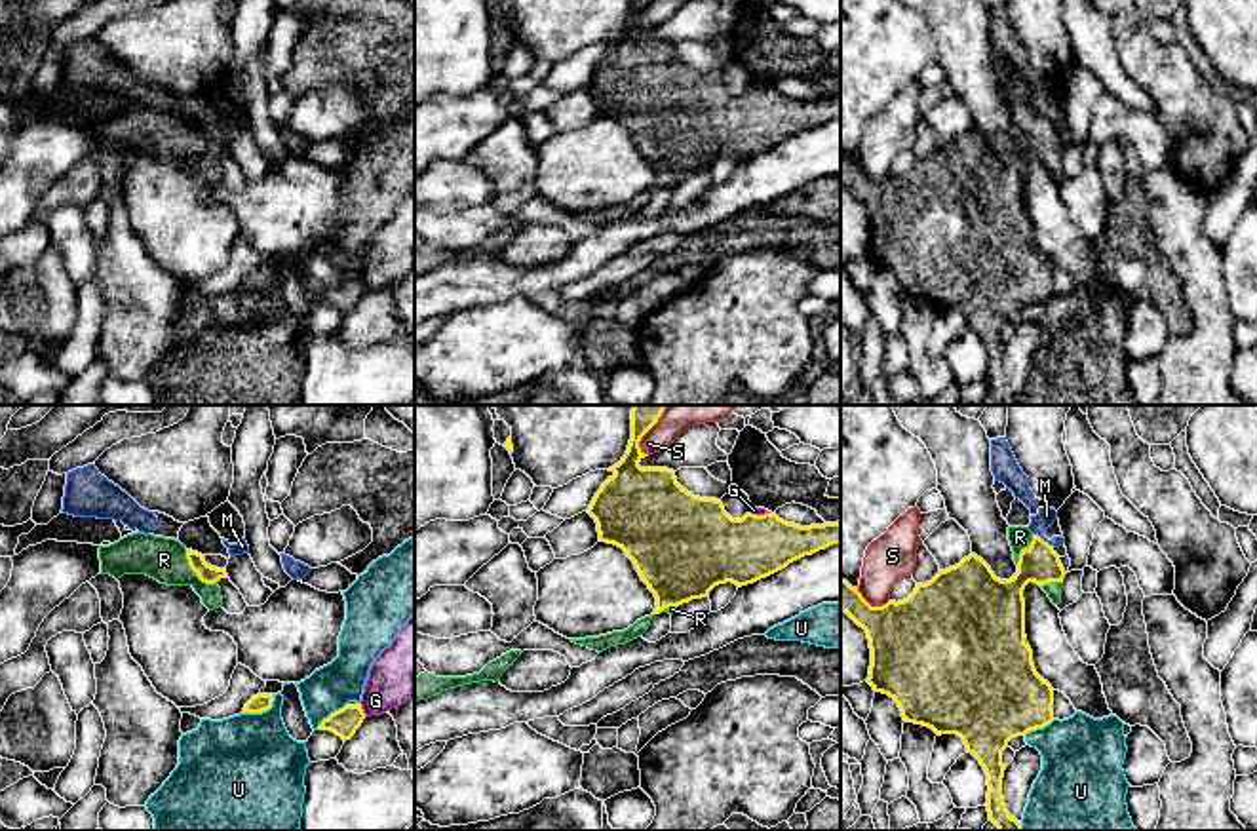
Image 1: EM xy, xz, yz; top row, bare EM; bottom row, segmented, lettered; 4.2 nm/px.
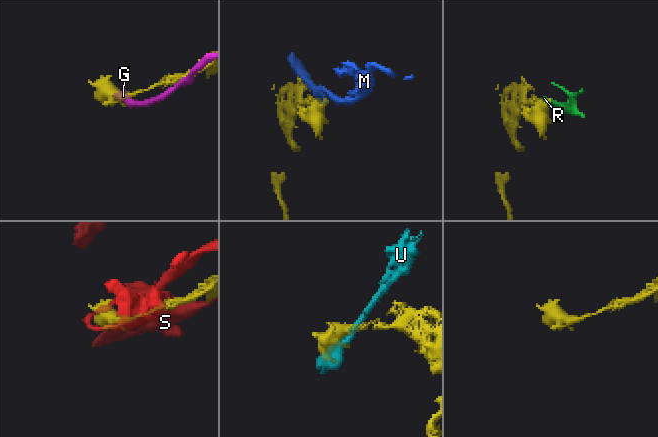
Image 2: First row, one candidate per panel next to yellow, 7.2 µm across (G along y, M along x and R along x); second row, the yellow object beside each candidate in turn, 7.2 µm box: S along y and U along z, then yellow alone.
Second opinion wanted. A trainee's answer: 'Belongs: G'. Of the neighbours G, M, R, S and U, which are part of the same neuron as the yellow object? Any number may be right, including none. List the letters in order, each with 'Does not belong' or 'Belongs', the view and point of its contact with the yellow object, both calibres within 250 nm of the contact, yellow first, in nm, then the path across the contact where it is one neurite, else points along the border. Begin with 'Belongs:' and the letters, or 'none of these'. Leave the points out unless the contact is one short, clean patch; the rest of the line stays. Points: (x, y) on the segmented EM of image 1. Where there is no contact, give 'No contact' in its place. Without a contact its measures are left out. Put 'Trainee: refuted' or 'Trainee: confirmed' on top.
Trainee: refuted
Belongs: R
G: Does not belong. Touches yellow at xy (362, 710). Thickness 120 nm (yellow) against 220 nm
M: Does not belong. Touches yellow at yz (1041, 539). Thickness 170 nm (yellow) against 80 nm
R: Belongs. Touches yellow at xy (193, 569). Thickness 80 nm (yellow) against 190 nm
S: Does not belong. Touches yellow at yz (870, 605). Thickness 380 nm (yellow) against 200 nm
U: Does not belong. Touches yellow at xy (261, 712). Thickness 80 nm (yellow) against 460 nm

